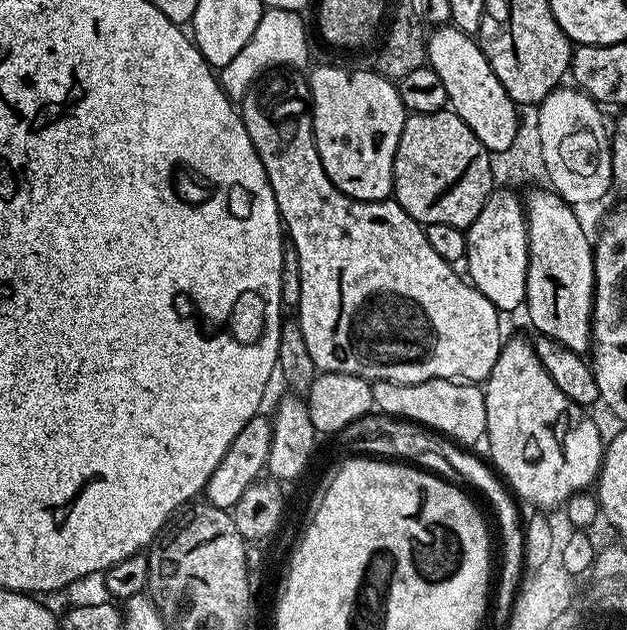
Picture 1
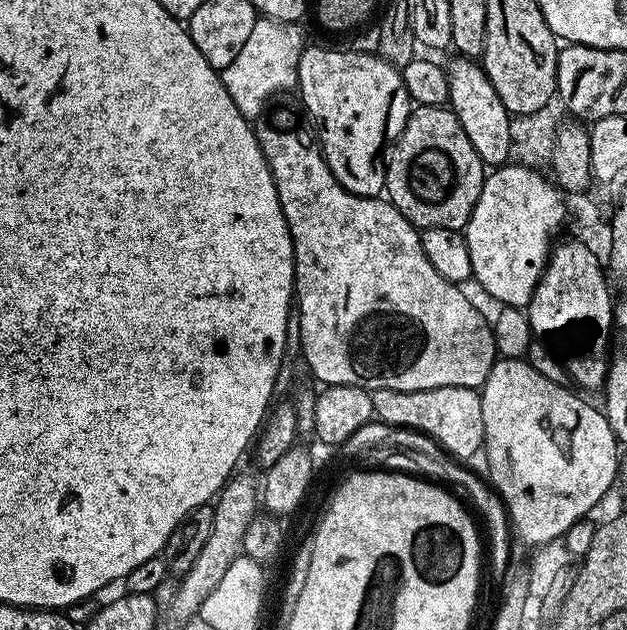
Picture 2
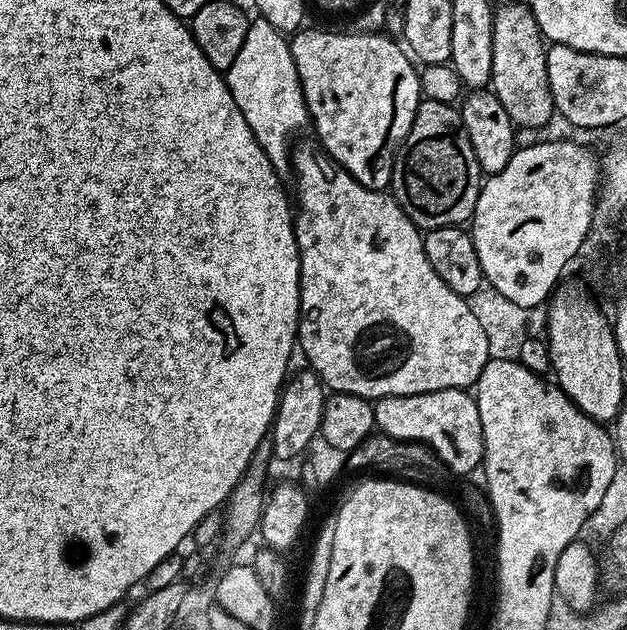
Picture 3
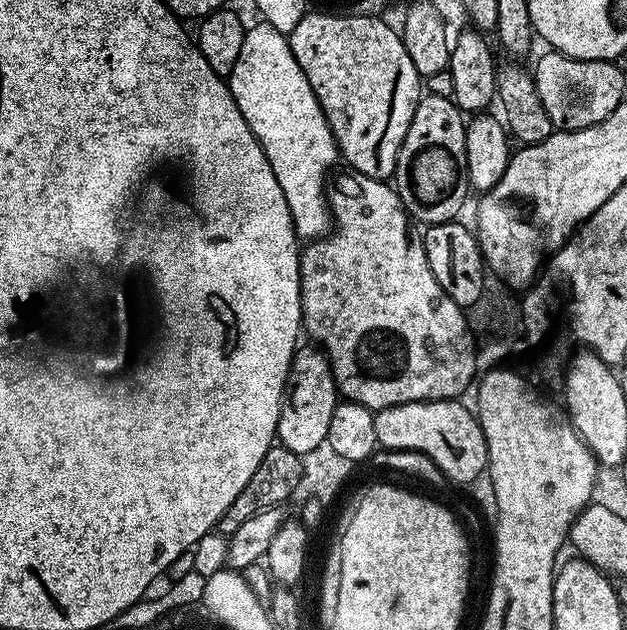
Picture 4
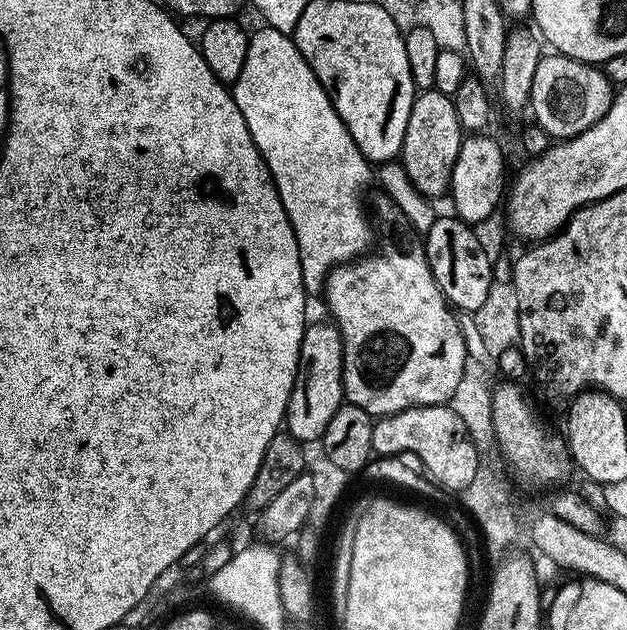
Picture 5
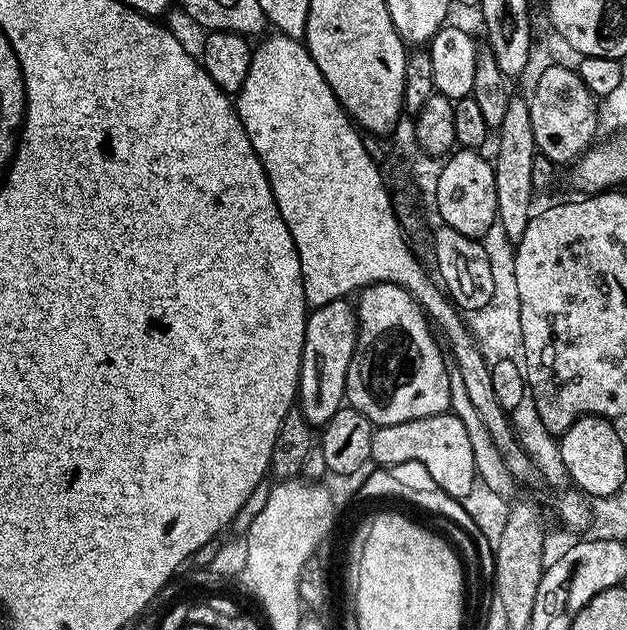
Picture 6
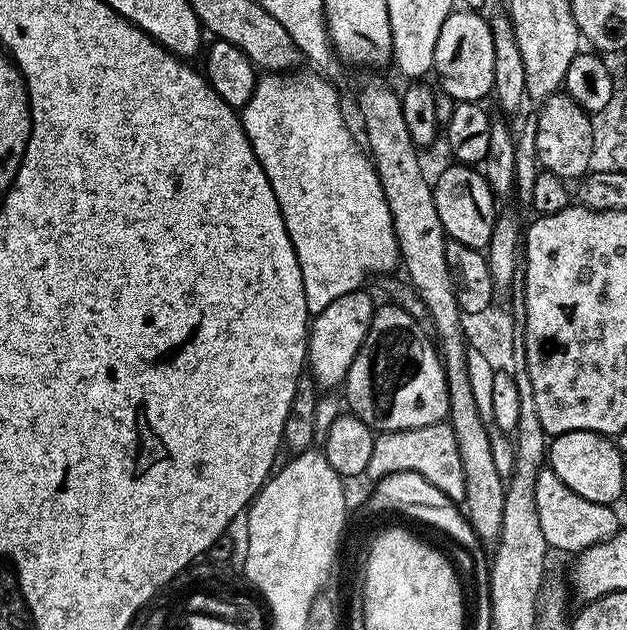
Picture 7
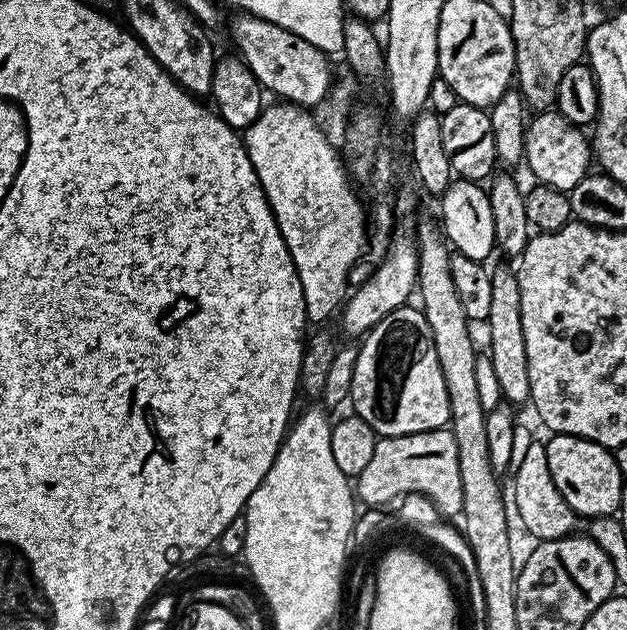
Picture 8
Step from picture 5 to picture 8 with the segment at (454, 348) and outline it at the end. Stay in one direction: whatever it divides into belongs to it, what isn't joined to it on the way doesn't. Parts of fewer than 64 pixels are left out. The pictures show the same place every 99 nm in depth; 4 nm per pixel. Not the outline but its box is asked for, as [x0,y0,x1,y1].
[350,306,449,437]

